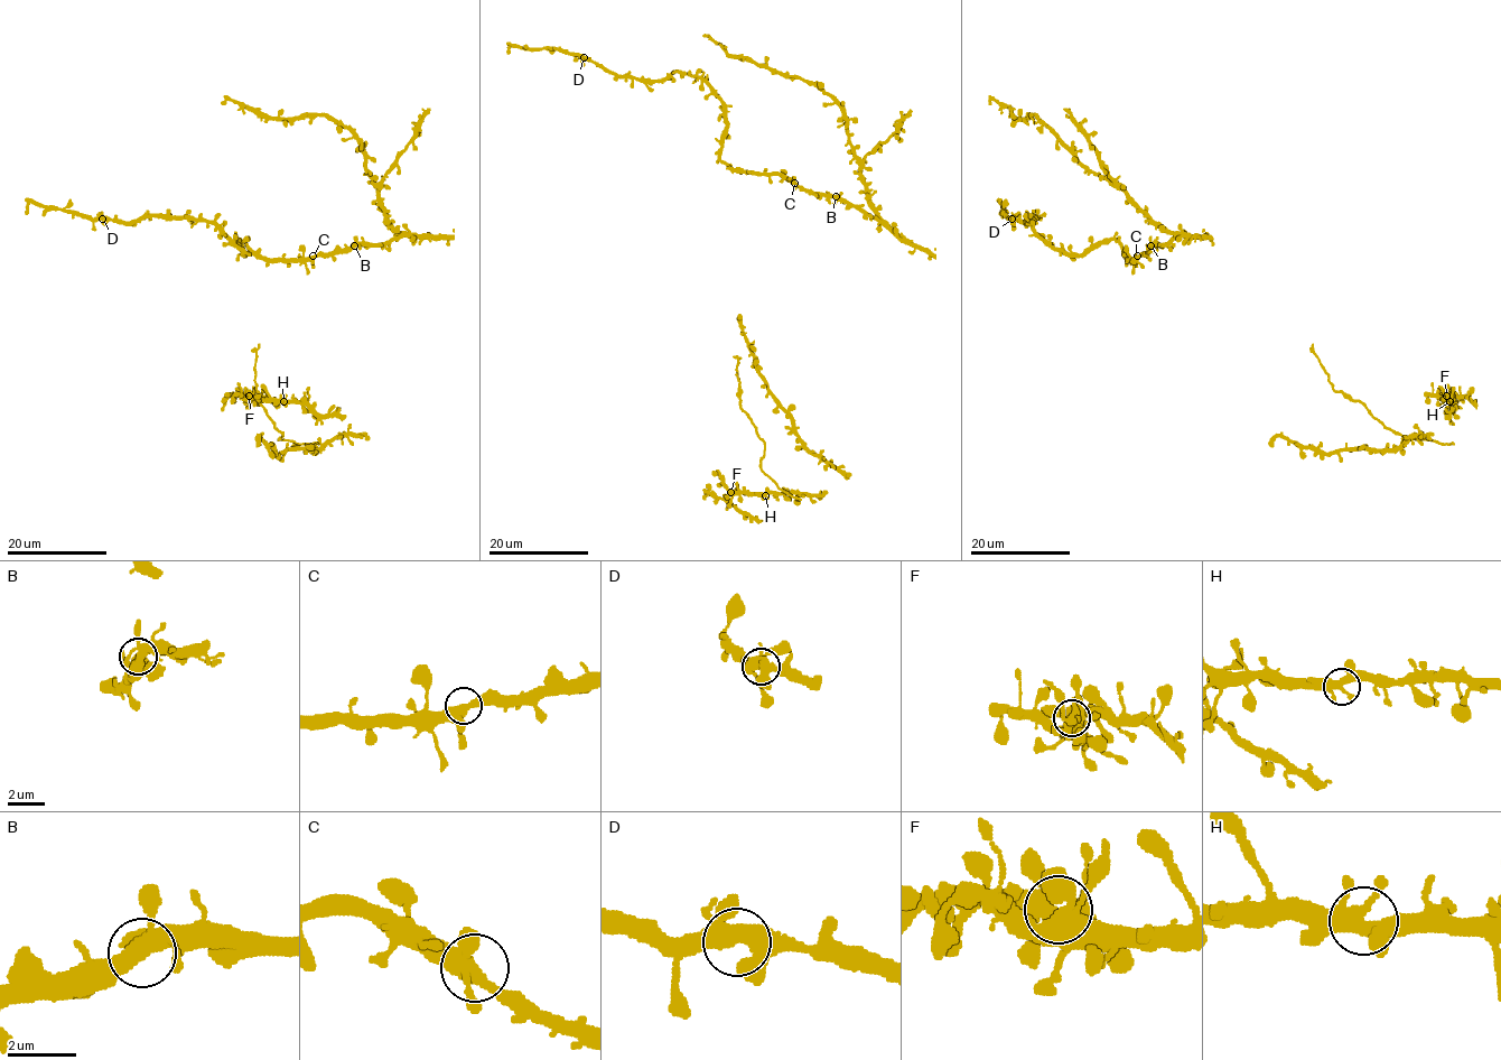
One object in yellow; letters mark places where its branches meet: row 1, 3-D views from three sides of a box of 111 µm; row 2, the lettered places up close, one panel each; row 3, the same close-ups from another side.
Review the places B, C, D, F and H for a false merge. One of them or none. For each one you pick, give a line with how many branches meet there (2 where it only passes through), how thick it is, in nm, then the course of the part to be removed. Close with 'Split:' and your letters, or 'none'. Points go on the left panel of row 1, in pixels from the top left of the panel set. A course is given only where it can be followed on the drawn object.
Split: none

